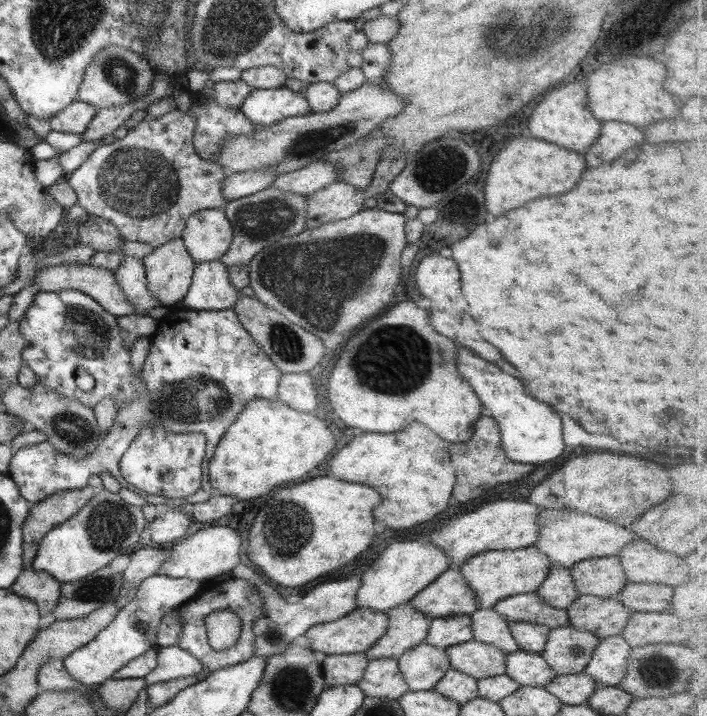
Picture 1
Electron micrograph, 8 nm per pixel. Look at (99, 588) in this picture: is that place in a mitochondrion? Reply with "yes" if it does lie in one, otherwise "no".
yes

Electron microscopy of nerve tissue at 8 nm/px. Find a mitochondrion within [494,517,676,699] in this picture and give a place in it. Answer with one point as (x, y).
(651, 673)

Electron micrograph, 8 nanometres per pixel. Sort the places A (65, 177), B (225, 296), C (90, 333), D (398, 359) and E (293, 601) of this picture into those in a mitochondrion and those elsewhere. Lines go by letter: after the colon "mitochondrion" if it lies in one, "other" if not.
A: other
B: other
C: mitochondrion
D: mitochondrion
E: other

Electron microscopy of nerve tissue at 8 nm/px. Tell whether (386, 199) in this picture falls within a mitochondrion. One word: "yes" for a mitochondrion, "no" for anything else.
no

